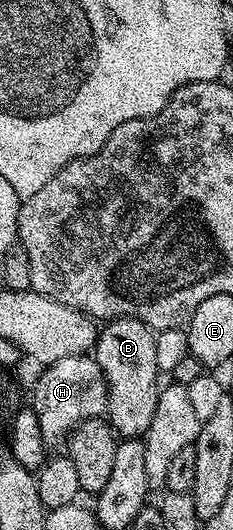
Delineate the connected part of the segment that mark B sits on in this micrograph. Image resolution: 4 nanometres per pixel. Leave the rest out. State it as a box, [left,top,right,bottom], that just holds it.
[95,315,159,439]

